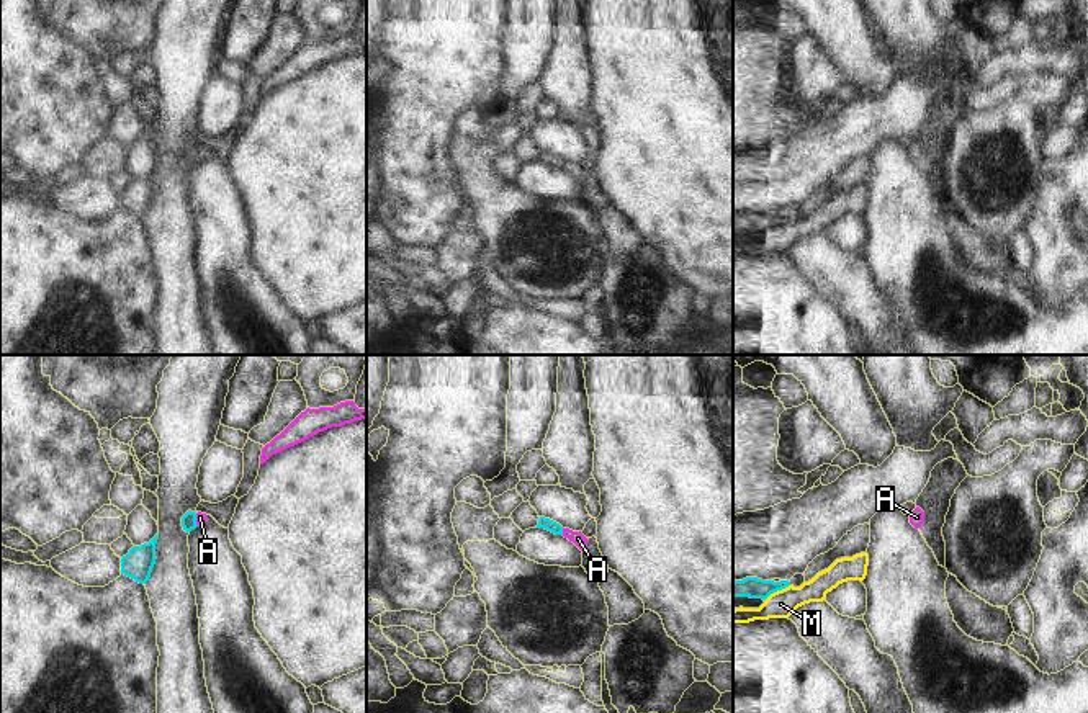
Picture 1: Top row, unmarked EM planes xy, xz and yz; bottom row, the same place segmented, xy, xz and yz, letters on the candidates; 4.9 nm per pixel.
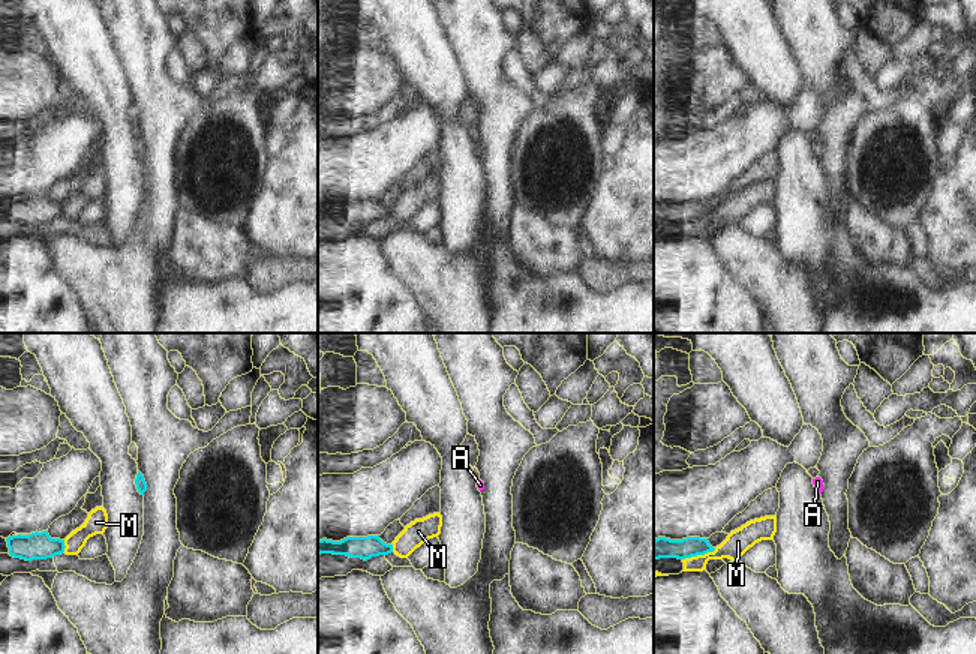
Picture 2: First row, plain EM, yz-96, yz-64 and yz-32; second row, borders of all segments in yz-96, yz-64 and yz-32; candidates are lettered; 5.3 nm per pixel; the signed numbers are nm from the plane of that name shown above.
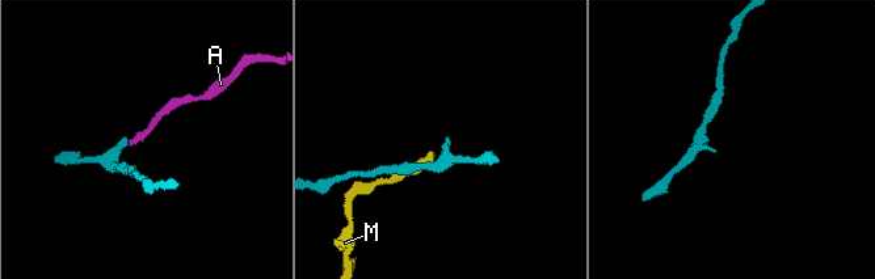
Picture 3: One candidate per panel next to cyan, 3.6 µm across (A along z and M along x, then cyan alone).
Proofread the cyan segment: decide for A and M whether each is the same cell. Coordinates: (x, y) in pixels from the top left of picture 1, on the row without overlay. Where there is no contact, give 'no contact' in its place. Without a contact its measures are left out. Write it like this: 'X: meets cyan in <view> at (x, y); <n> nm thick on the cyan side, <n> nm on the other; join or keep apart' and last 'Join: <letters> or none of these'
A: meets cyan in xz at (561, 165); 60 nm thick on the cyan side, 70 nm on the other; join
M: meets cyan in yz at (776, 224); 110 nm thick on the cyan side, 140 nm on the other; keep apart
Join: A

